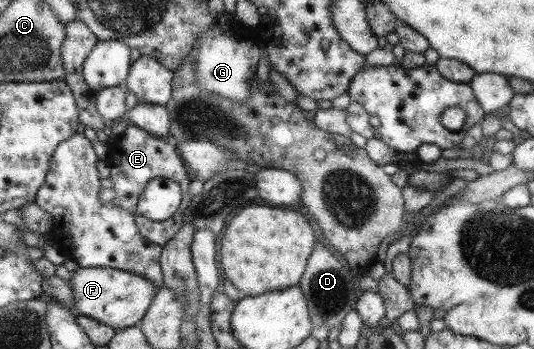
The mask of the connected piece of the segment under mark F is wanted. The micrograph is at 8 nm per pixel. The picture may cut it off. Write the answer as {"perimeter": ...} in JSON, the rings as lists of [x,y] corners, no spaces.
{"perimeter":[[[78,267],[70,272],[68,281],[76,311],[115,331],[139,325],[152,297],[156,295],[155,285],[148,278],[125,270]]]}

